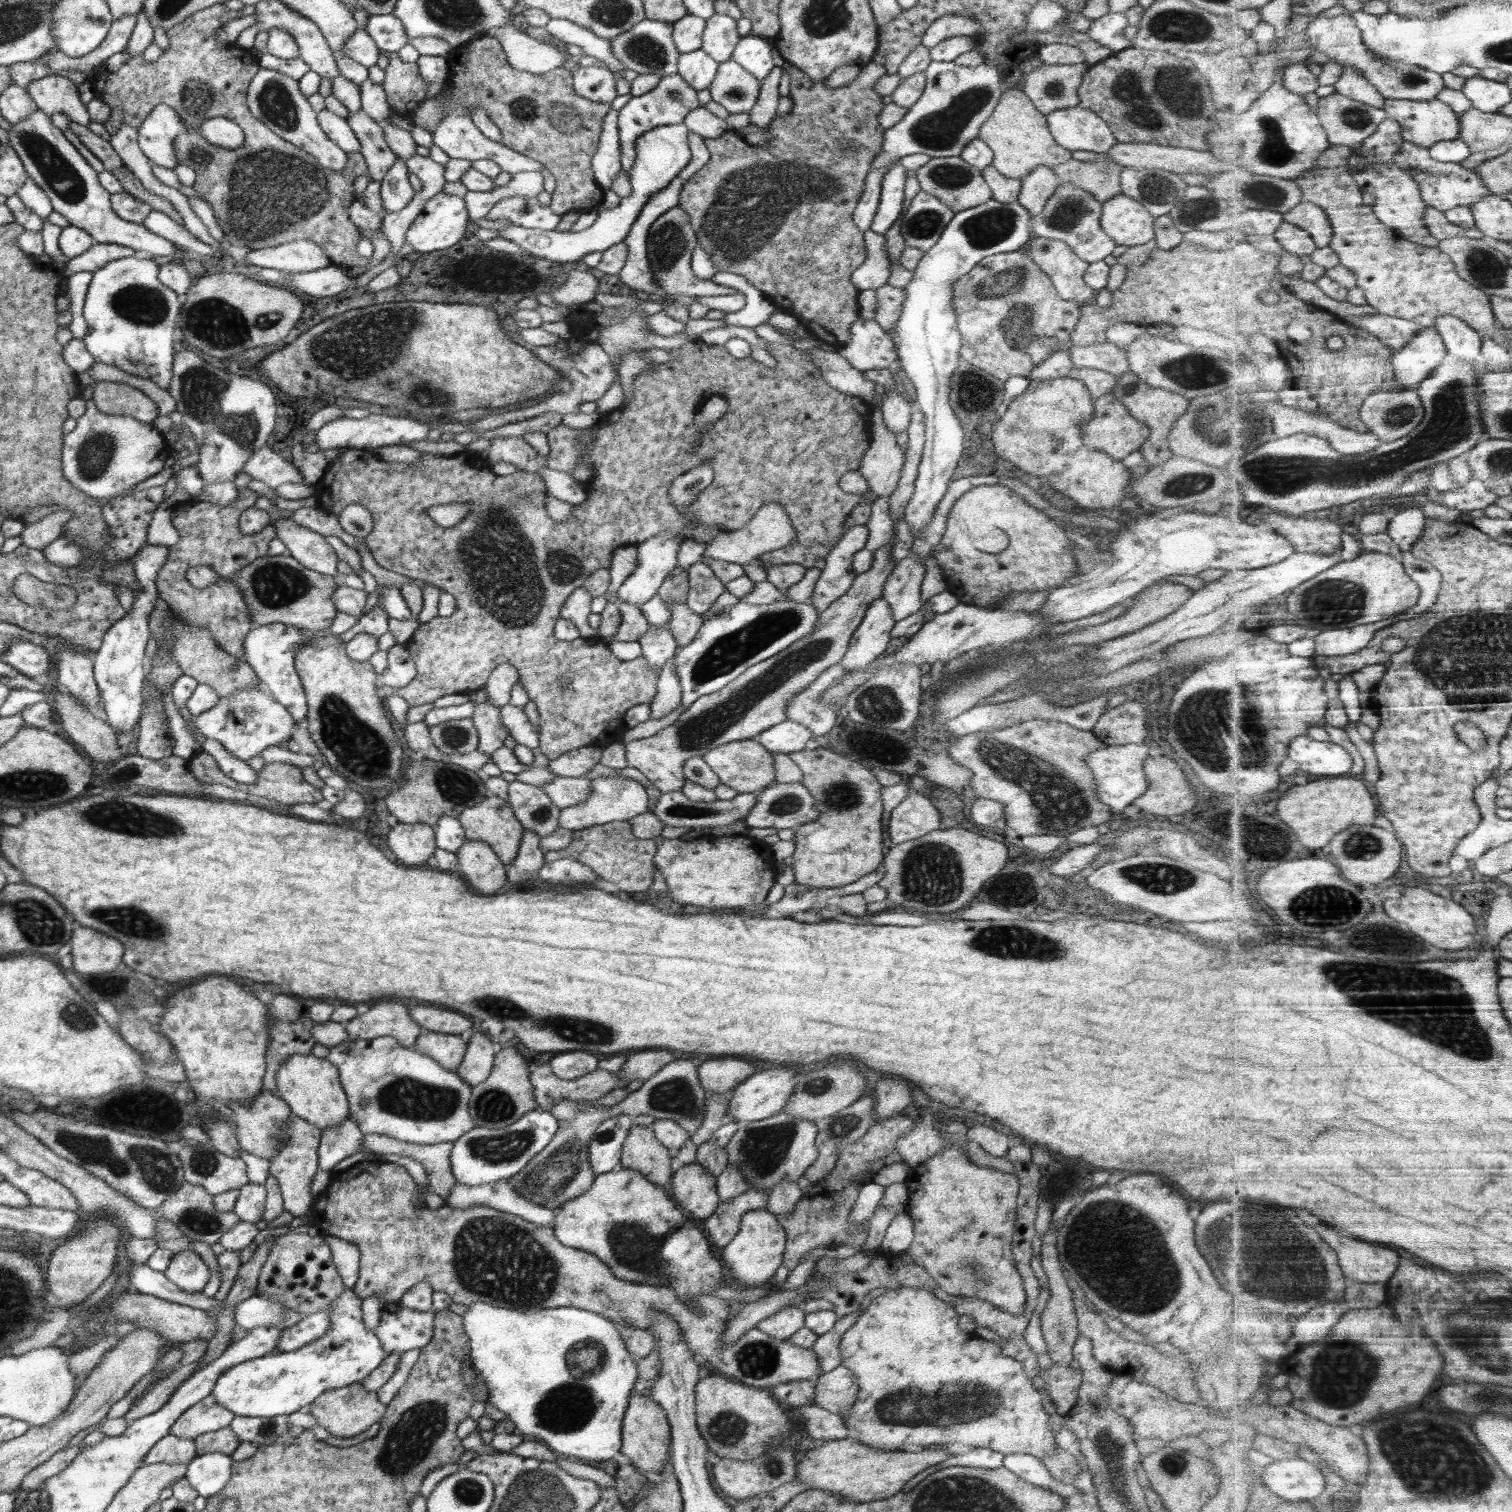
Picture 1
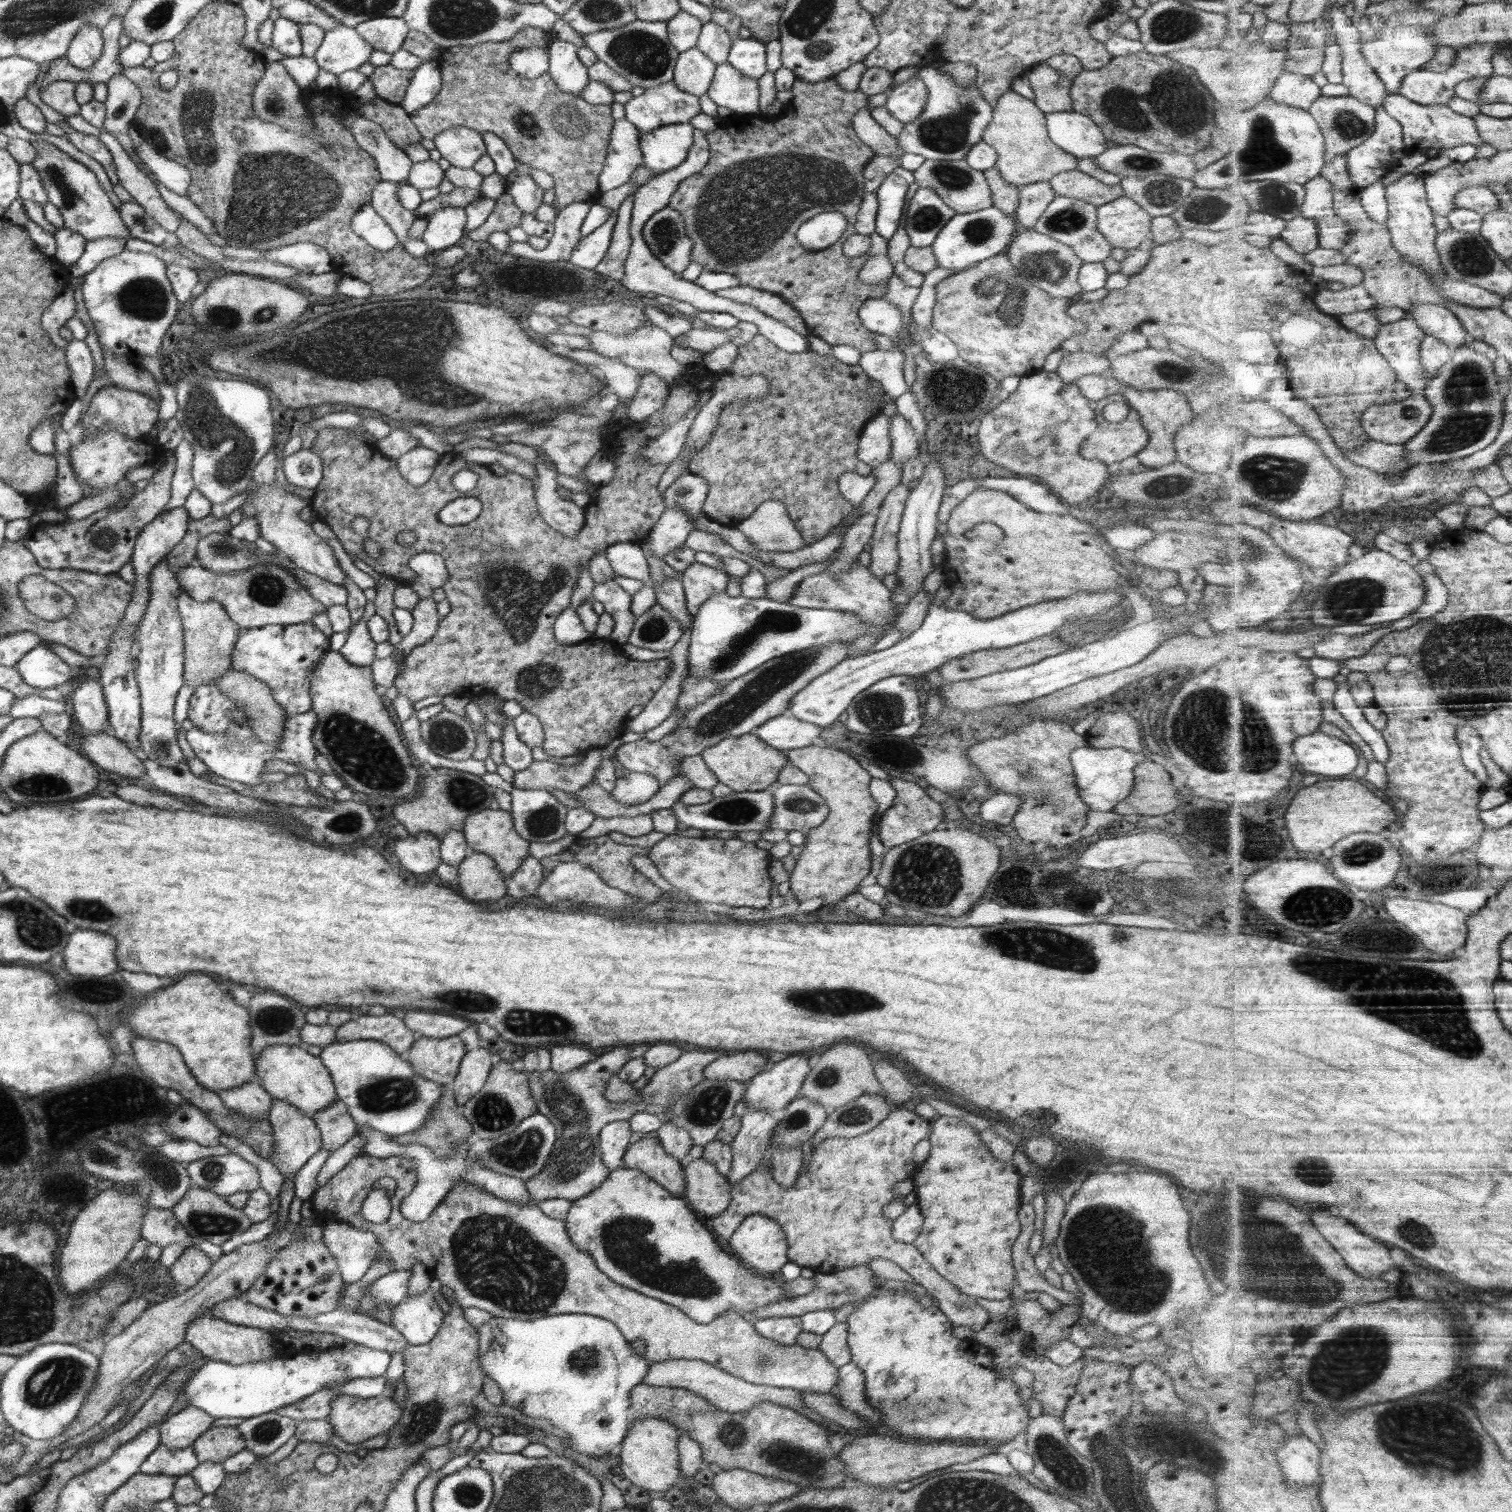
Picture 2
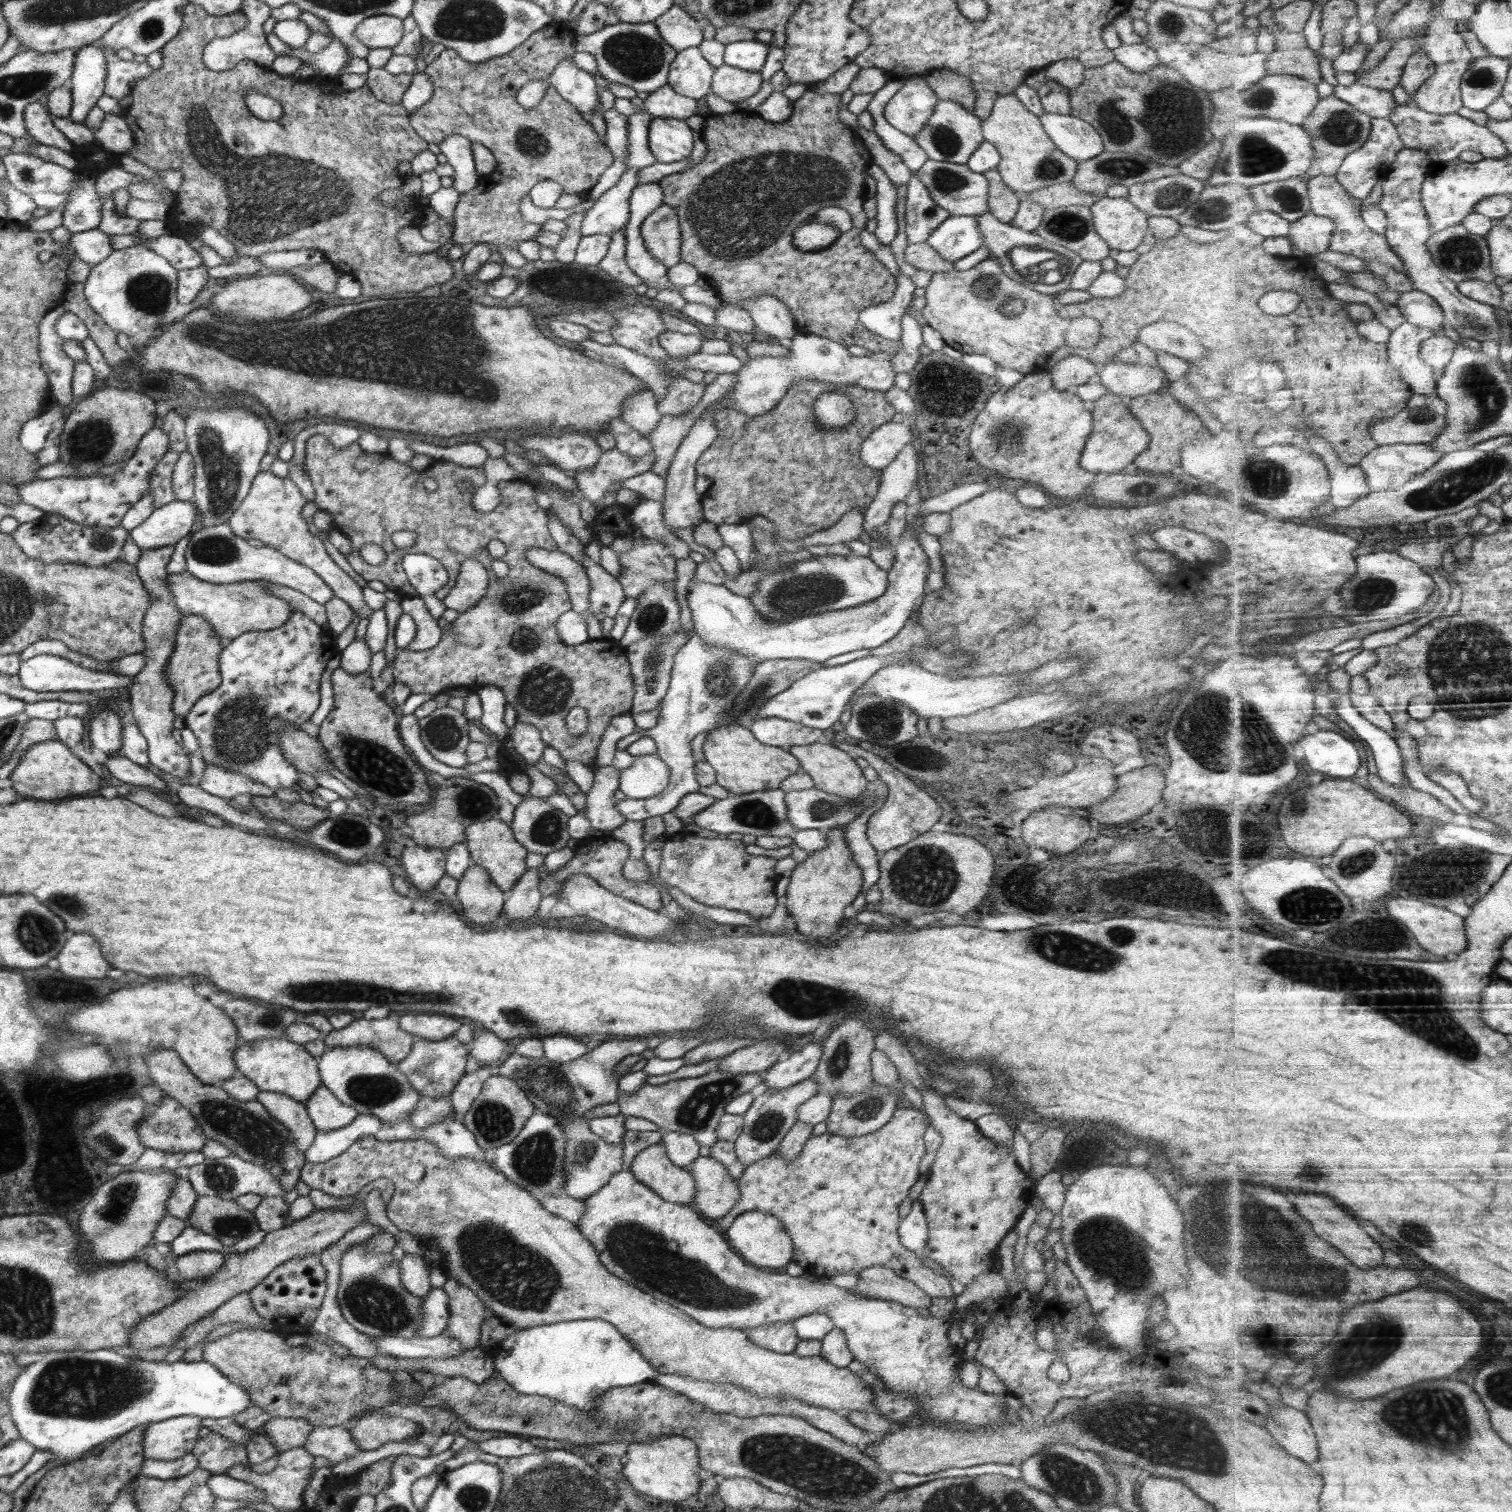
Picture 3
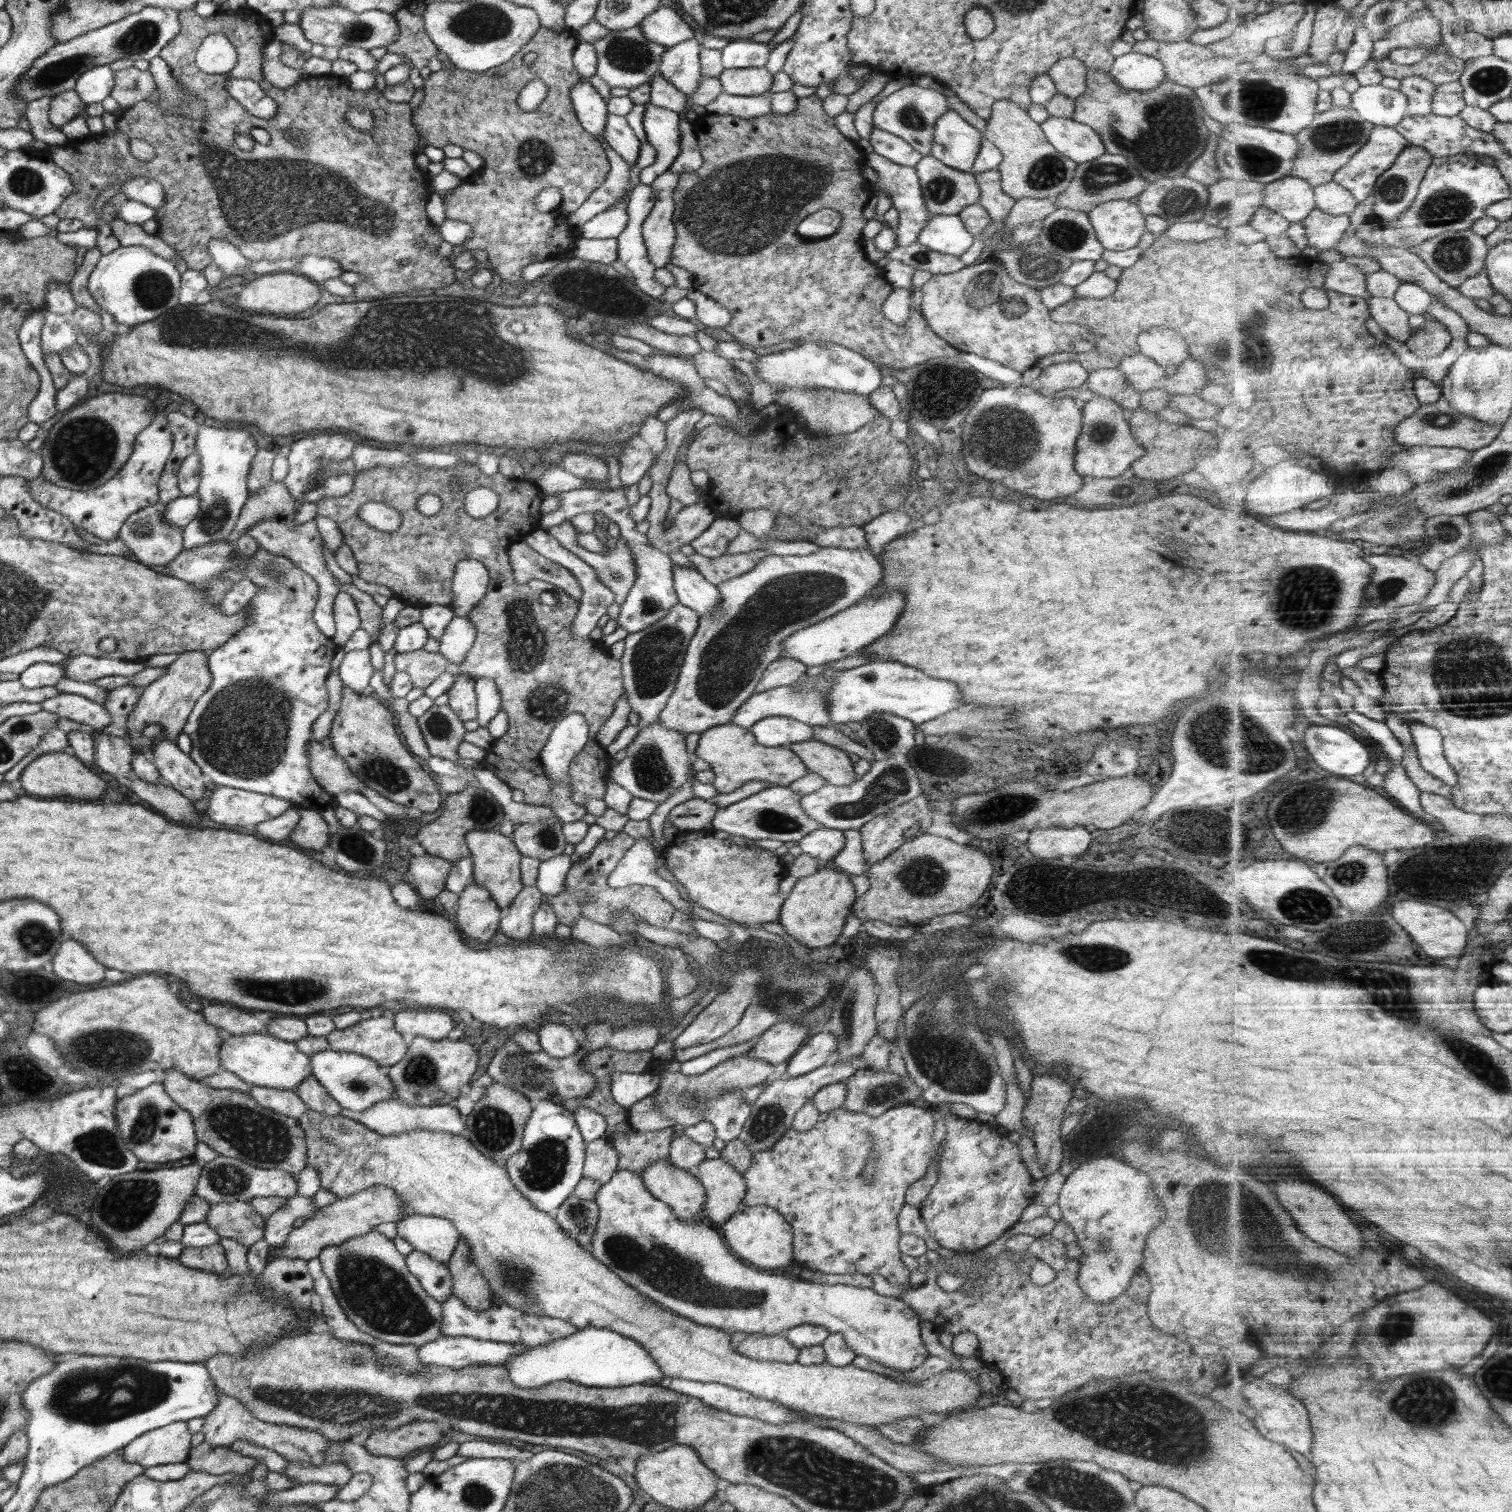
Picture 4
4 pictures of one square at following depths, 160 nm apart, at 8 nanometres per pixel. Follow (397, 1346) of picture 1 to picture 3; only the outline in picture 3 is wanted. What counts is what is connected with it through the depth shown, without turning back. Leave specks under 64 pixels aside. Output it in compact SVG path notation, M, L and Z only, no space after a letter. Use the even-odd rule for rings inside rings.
M431 1288L429 1294L421 1299L423 1300L423 1320L417 1335L432 1338L444 1333L449 1323L449 1300L444 1289Z

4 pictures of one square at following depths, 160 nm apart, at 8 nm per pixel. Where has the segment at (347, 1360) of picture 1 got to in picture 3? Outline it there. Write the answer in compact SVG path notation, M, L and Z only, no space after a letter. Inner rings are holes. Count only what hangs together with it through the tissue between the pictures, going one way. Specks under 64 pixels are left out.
M101 1349L96 1351L48 1351L39 1362L24 1367L7 1395L10 1418L22 1439L40 1450L49 1450L60 1464L81 1458L84 1452L106 1445L138 1426L180 1416L196 1416L200 1419L228 1418L244 1412L251 1404L252 1393L240 1383L232 1381L208 1362L185 1362L168 1364L148 1362L140 1358L128 1358Z

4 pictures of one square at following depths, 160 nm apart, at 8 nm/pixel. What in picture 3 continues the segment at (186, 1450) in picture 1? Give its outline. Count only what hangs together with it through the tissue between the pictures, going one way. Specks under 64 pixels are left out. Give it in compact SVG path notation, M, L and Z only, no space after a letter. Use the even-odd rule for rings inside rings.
M192 1452L174 1460L156 1460L145 1458L140 1474L157 1478L158 1480L170 1480L190 1474L199 1464Z

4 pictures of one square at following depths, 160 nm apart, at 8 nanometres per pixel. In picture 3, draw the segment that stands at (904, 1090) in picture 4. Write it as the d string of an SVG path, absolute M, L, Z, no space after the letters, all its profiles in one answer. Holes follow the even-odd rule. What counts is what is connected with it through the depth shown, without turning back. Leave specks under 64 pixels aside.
M874 1081L866 1090L854 1094L844 1094L842 1091L833 1096L833 1103L827 1118L827 1132L846 1137L864 1136L875 1130L880 1130L894 1114L899 1097L892 1087Z

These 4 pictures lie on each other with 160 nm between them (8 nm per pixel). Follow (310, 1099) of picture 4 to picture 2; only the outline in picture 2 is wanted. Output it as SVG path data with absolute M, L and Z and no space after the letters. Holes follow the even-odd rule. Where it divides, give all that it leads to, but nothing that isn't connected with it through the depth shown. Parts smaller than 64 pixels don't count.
M338 1097L331 1105L316 1111L314 1122L321 1132L322 1150L334 1154L356 1135L357 1125L347 1106Z

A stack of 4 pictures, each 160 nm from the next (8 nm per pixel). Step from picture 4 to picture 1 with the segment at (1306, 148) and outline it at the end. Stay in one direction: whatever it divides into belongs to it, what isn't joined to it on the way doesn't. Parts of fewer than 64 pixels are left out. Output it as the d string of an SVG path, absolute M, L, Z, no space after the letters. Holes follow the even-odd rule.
M1338 92L1321 97L1316 111L1333 146L1363 144L1389 117L1388 111Z

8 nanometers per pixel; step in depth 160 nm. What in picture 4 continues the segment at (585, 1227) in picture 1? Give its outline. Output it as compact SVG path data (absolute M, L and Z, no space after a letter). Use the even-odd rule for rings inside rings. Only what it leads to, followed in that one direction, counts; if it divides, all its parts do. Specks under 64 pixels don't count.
M618 1169L612 1178L605 1182L598 1189L596 1198L596 1204L599 1206L599 1217L596 1225L595 1233L592 1237L590 1244L590 1253L594 1258L597 1258L602 1264L605 1264L612 1272L615 1272L626 1284L629 1284L632 1288L635 1288L638 1292L649 1297L652 1301L663 1305L666 1309L672 1310L681 1316L684 1316L694 1322L707 1327L730 1328L740 1333L760 1334L760 1335L778 1335L782 1334L785 1330L800 1326L801 1324L813 1324L814 1326L823 1326L828 1329L830 1333L840 1333L845 1340L845 1343L855 1353L855 1355L862 1355L870 1360L874 1360L876 1364L882 1364L886 1368L892 1368L892 1370L898 1370L898 1372L912 1372L914 1368L920 1368L920 1364L926 1362L926 1358L930 1358L924 1342L920 1337L920 1321L921 1318L912 1310L908 1303L905 1303L898 1297L880 1295L872 1288L860 1288L848 1284L818 1284L817 1282L810 1282L808 1280L802 1280L801 1278L791 1278L790 1276L775 1275L770 1270L760 1270L754 1266L750 1266L740 1258L738 1258L726 1245L723 1240L722 1234L718 1228L714 1228L712 1224L706 1225L704 1223L695 1222L692 1219L690 1221L682 1222L676 1218L674 1212L668 1203L662 1202L660 1199L654 1198L652 1193L646 1188L643 1183L642 1177L639 1172L620 1170Z

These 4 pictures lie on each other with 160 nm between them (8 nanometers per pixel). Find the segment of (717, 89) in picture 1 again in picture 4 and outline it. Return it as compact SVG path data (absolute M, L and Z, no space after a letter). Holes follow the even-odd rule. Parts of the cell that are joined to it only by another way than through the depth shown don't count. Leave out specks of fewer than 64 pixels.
M762 68L724 69L719 76L723 91L734 96L758 96L771 90L773 74Z

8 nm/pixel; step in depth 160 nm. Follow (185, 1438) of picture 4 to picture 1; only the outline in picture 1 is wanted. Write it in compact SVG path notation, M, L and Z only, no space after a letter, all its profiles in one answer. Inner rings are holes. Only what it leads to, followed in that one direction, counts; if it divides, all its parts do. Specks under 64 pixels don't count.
M212 1394L193 1404L171 1427L170 1433L178 1438L192 1438L220 1430L232 1423L234 1413L217 1403Z

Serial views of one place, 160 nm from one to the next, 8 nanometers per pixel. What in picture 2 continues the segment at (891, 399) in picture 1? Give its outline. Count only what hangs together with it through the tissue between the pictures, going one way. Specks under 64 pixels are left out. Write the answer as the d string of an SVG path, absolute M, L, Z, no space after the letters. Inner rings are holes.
M896 414L889 419L892 461L903 466L904 463L918 456L918 438L912 426L902 415Z

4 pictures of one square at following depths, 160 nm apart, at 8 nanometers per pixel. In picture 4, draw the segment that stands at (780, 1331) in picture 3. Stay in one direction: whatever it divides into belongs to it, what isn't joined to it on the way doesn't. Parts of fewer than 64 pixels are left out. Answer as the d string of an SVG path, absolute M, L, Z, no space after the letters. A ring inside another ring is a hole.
M746 1333L734 1346L740 1355L756 1361L796 1363L799 1350L783 1335L760 1335Z

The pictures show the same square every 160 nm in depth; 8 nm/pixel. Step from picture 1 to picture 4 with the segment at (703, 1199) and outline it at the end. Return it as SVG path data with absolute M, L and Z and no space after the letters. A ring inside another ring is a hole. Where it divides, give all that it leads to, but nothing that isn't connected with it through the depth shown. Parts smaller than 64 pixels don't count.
M705 1158L698 1164L696 1177L705 1188L704 1214L712 1224L718 1222L718 1227L723 1225L740 1210L742 1199L746 1196L747 1186L743 1173L722 1158Z

